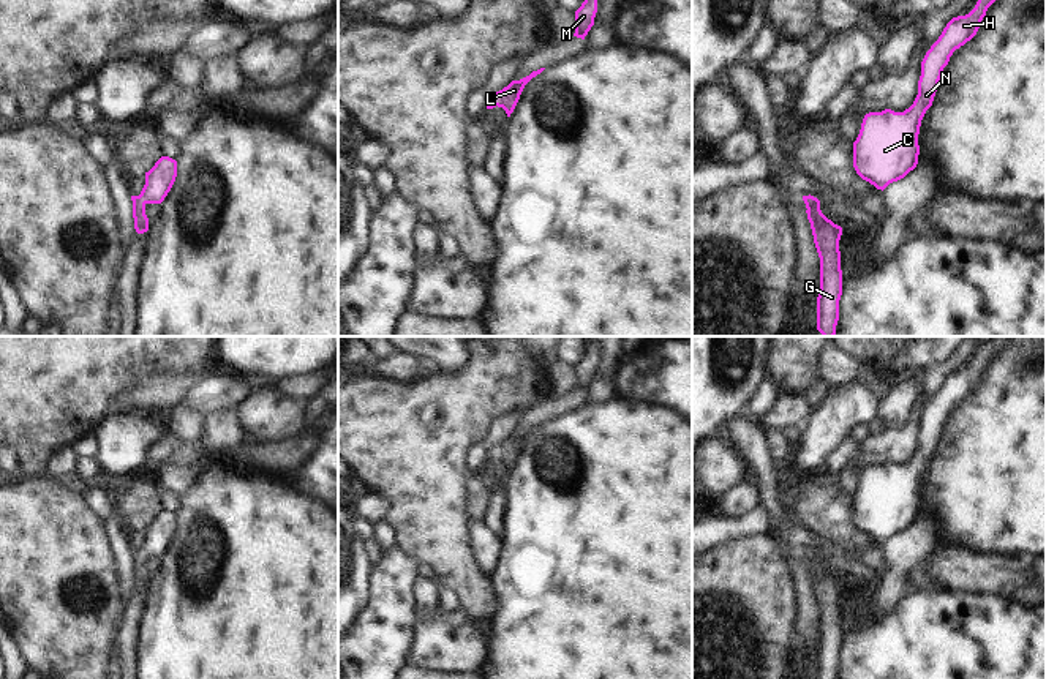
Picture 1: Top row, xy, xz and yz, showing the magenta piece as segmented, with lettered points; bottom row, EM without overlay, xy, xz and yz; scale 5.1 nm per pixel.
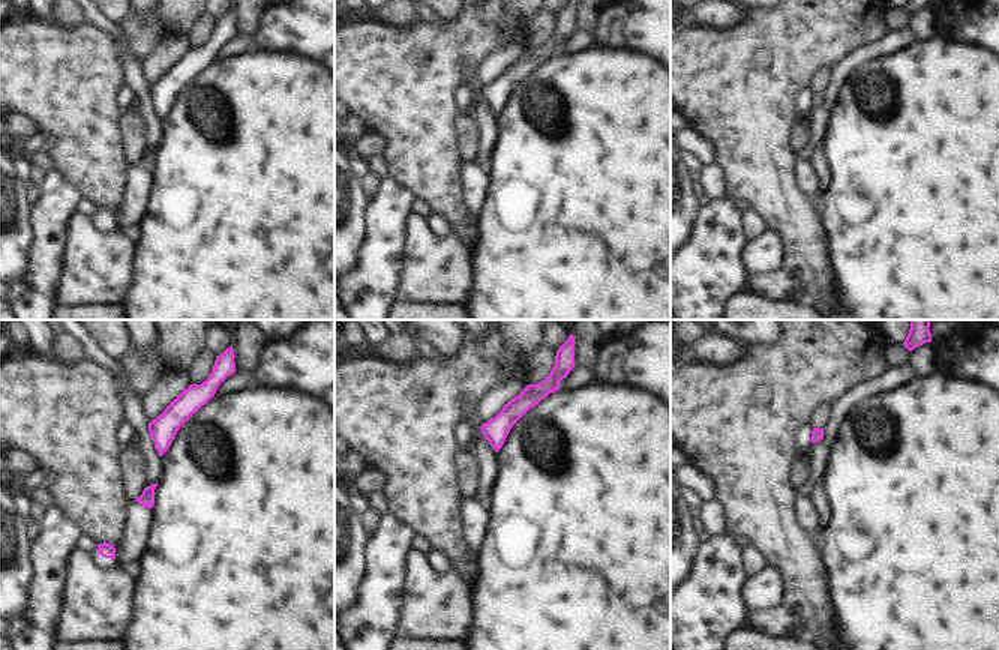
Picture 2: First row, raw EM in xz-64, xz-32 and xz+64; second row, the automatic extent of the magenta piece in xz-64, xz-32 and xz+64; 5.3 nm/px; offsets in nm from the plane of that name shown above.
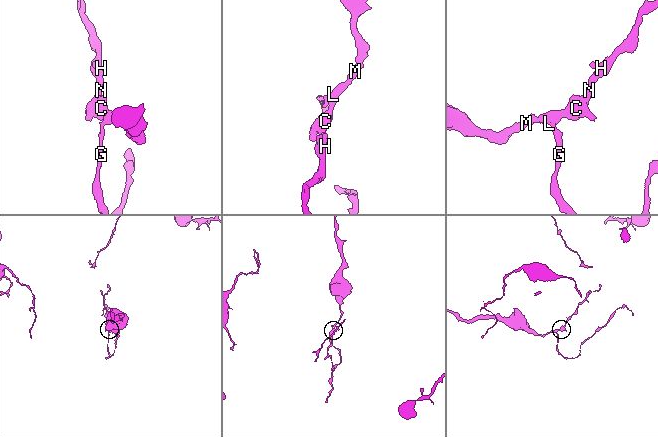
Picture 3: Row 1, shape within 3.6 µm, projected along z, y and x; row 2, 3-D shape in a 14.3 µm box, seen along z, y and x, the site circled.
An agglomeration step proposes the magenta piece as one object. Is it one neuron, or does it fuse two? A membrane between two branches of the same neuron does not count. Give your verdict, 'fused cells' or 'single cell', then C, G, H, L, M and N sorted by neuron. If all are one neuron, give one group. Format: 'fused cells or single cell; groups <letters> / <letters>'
single cell; groups C G H L M N

